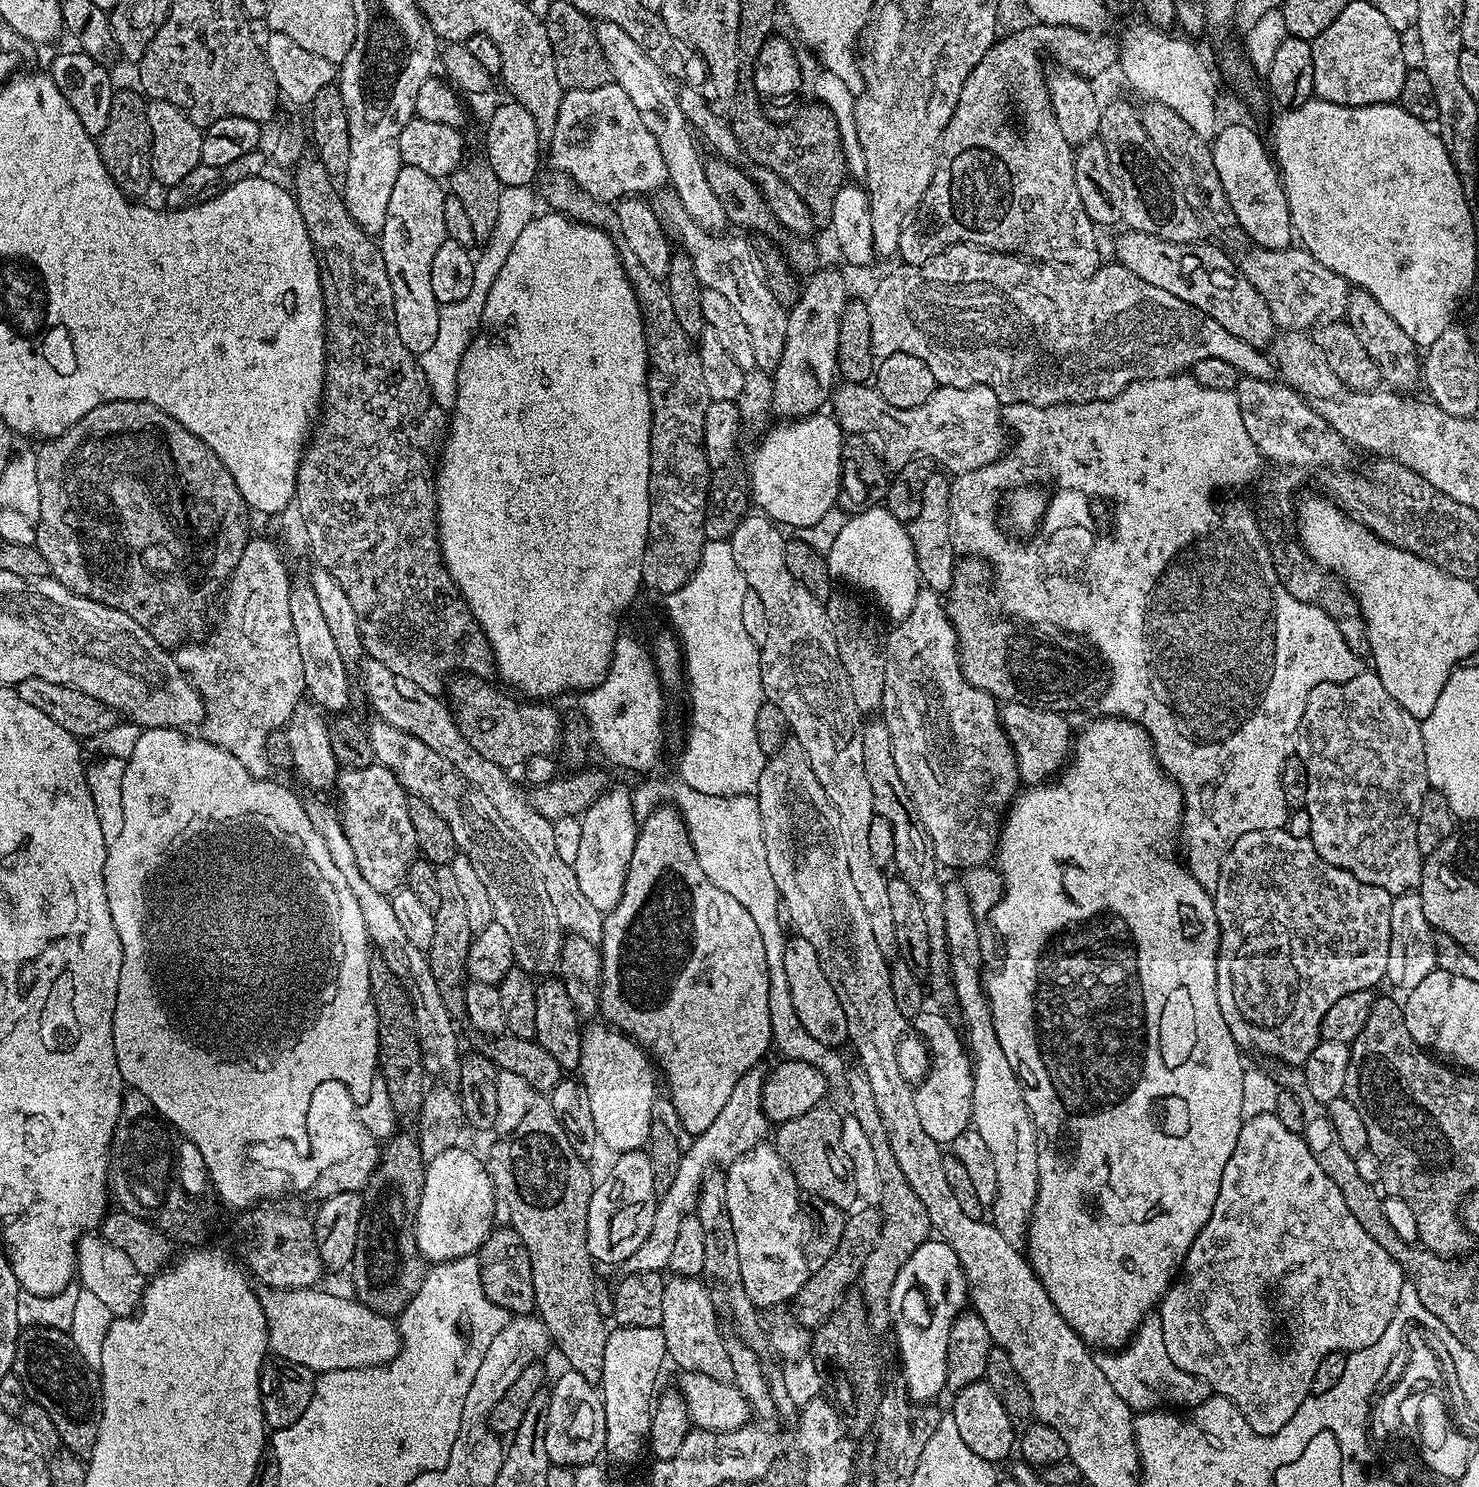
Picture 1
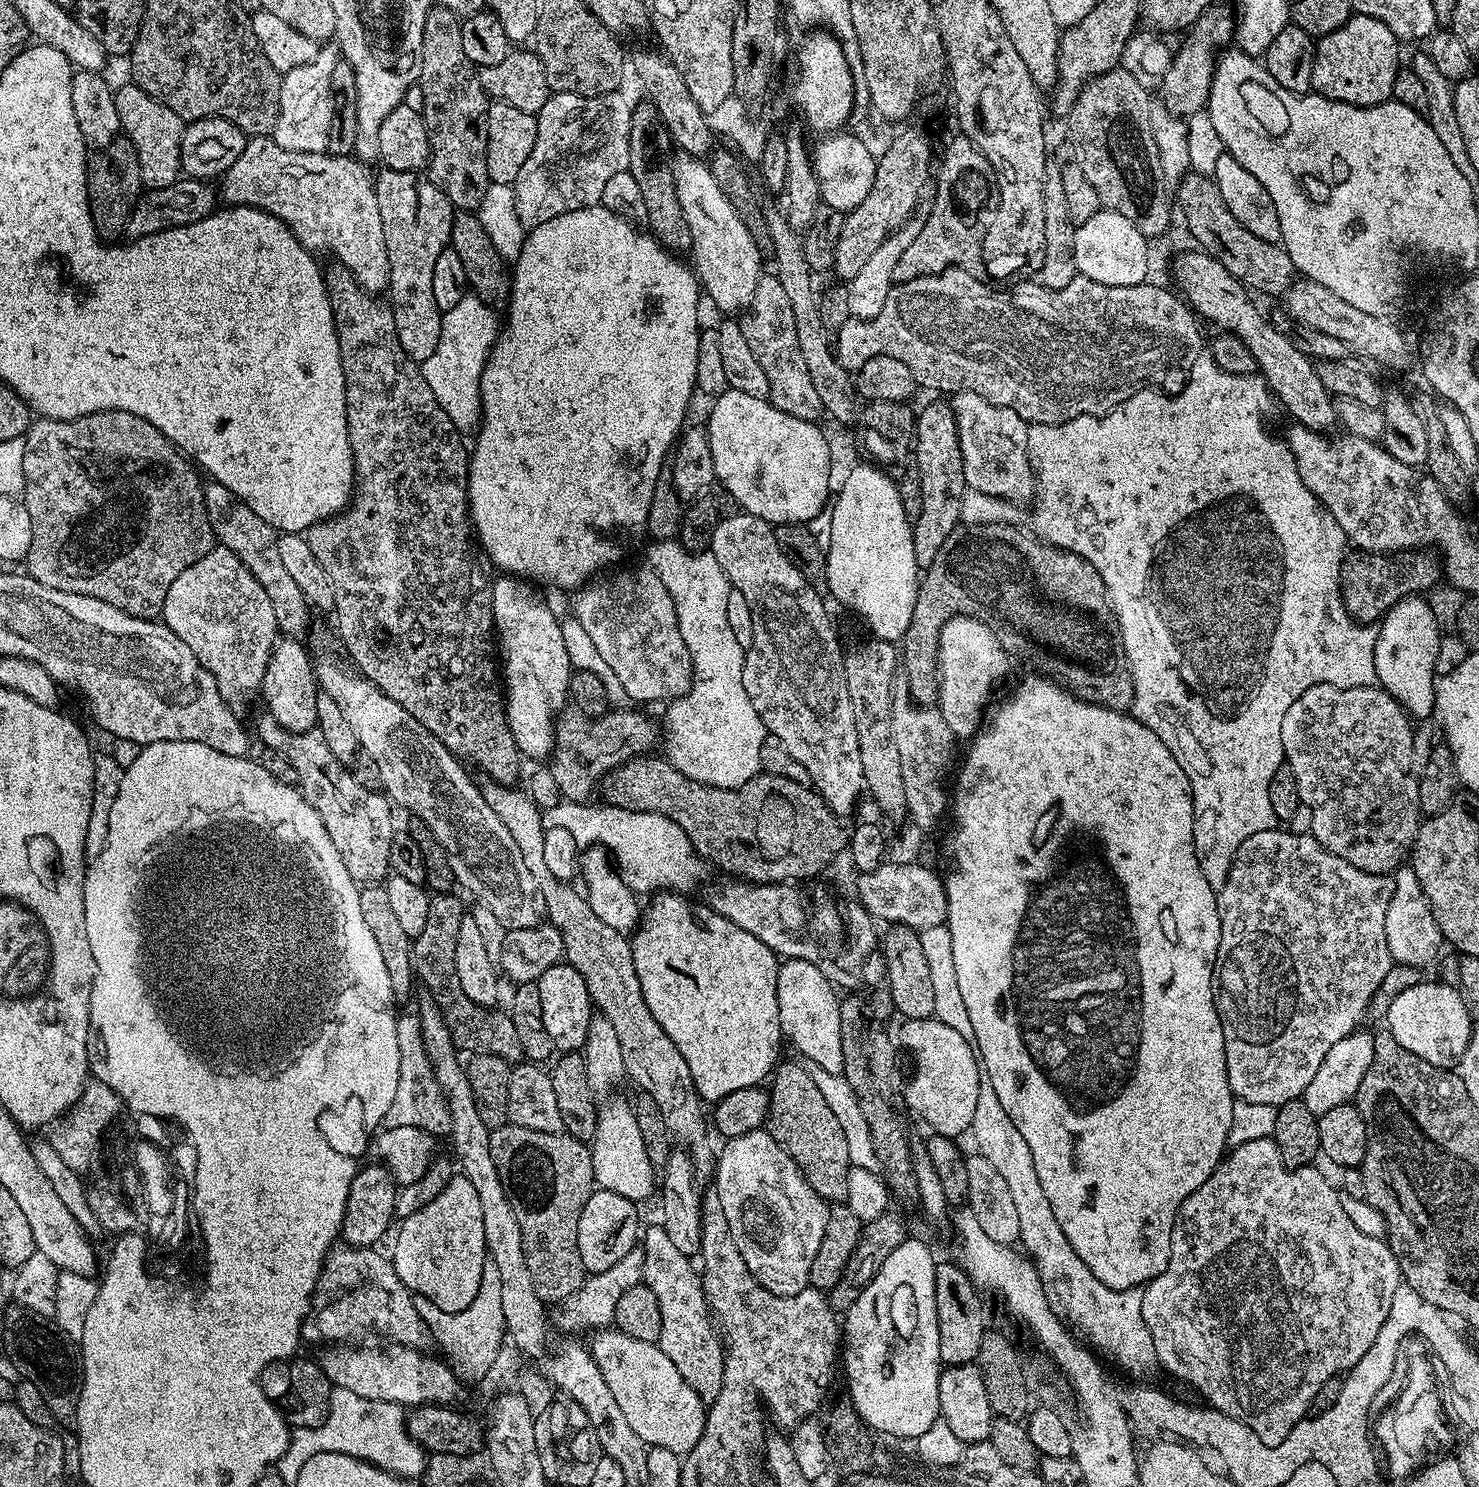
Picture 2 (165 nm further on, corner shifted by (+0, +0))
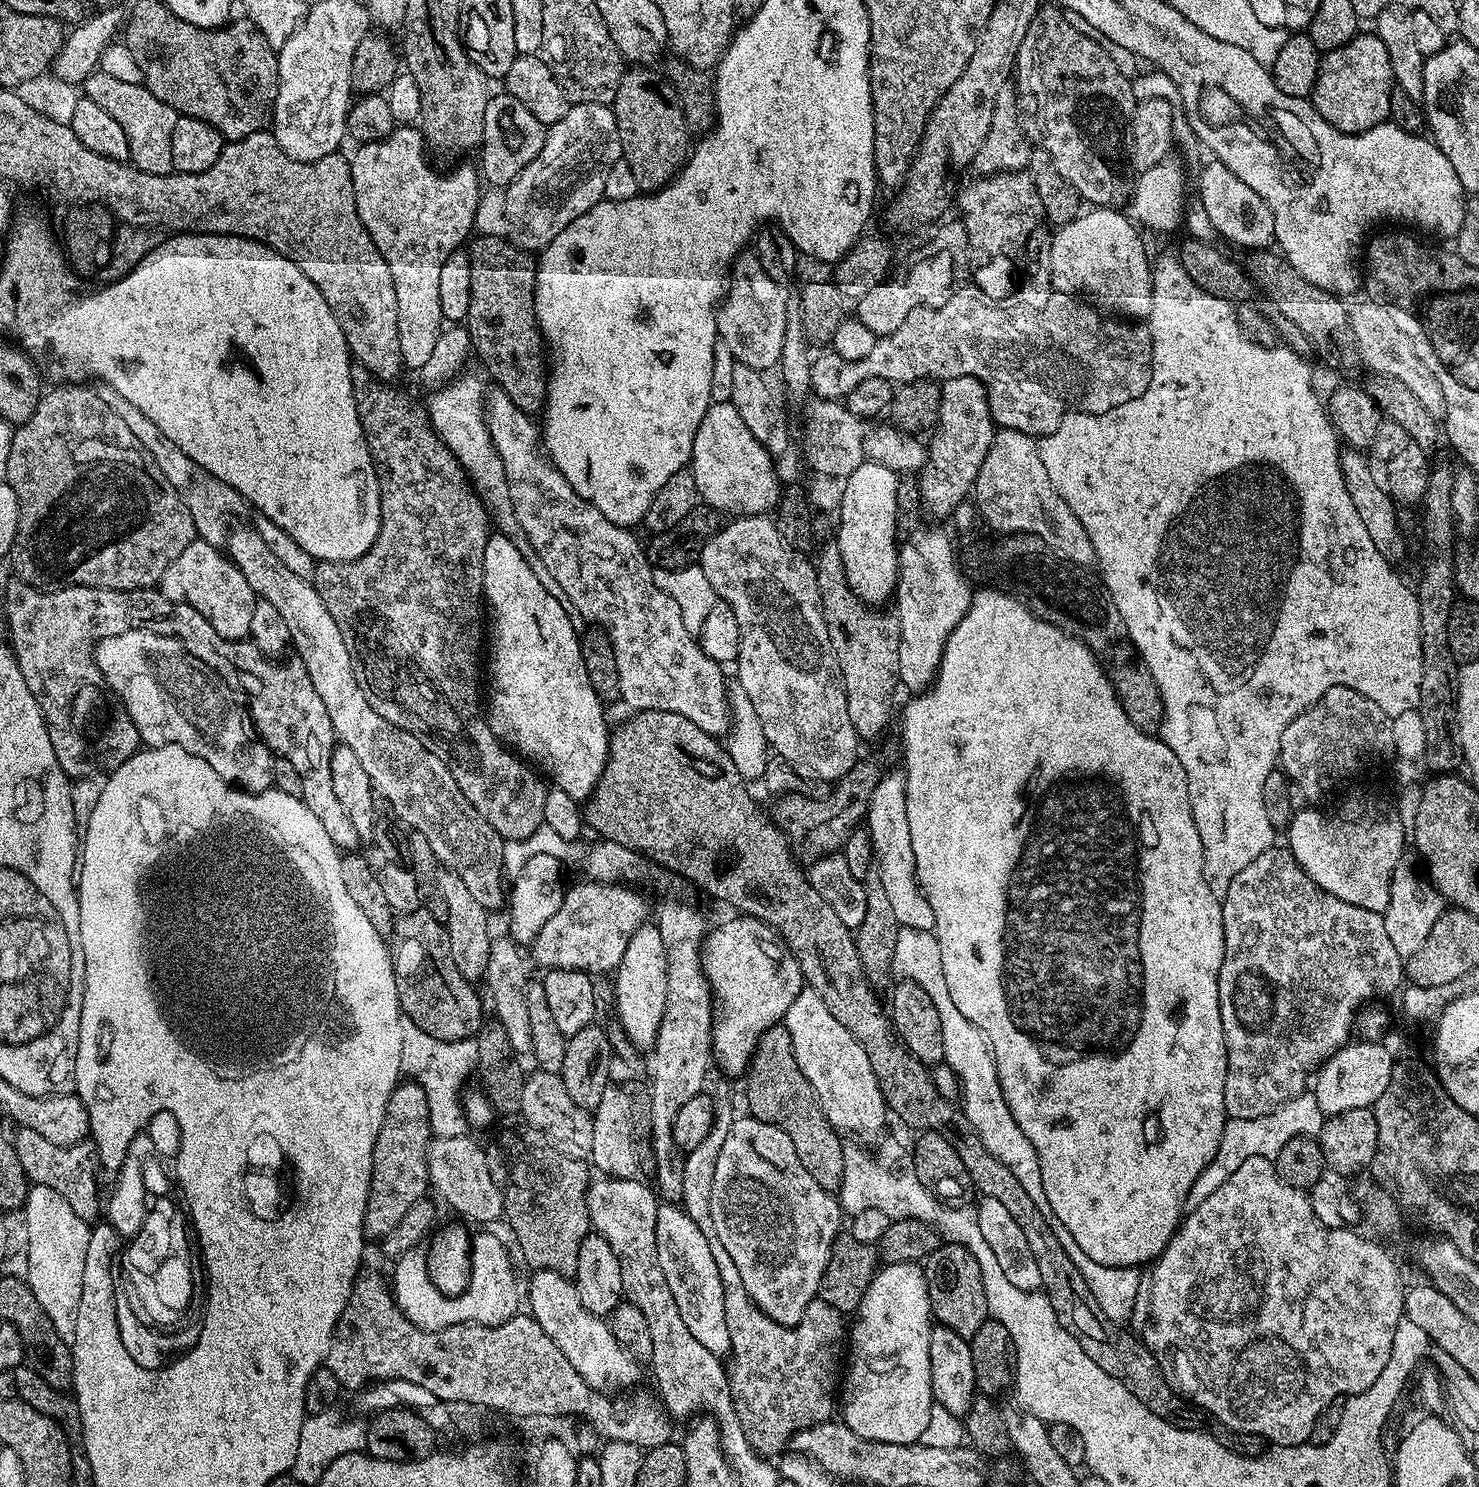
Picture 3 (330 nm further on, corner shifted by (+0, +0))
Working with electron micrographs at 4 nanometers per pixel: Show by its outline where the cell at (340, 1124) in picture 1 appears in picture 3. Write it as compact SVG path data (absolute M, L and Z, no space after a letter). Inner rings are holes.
M471 1135L435 1137L428 1147L428 1182L431 1191L437 1192L458 1215L480 1224L476 1226L492 1226L496 1219L504 1216L504 1199L494 1178L490 1178L487 1151L472 1139Z

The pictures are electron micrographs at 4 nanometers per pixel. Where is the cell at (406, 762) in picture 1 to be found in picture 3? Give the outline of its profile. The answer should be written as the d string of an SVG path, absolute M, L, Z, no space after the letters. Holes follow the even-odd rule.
M251 526L245 528L233 527L228 533L228 543L226 554L232 563L242 570L242 578L250 582L250 590L256 592L257 597L266 602L271 602L282 614L282 619L290 629L291 647L296 648L295 655L306 666L310 674L310 682L314 682L314 690L318 690L318 698L322 698L322 703L326 706L326 714L330 714L332 732L338 737L339 743L350 746L354 754L362 761L362 767L366 774L370 774L370 782L375 791L381 792L394 806L399 823L407 826L411 831L426 834L426 842L434 850L437 861L445 869L451 870L466 882L470 894L482 902L482 906L489 910L495 908L503 909L506 904L506 880L504 884L504 847L505 841L496 833L494 826L470 806L470 802L458 790L458 782L454 782L452 771L438 758L420 739L382 718L370 706L366 694L358 686L354 678L354 670L350 666L350 650L346 650L346 642L342 642L342 634L338 631L338 625L334 623L334 618L330 618L330 610L322 602L315 584L311 580L298 578L298 574L293 574L291 570L286 570L282 562L262 542L262 534L258 534Z

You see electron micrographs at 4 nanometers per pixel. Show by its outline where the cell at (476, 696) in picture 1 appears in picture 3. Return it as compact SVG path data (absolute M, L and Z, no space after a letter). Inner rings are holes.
M646 710L632 714L625 724L620 724L617 728L615 725L611 729L608 737L608 761L596 784L594 795L583 805L582 811L587 827L593 828L597 837L613 840L641 852L652 863L661 864L677 877L685 876L686 879L693 880L702 891L709 892L714 899L736 908L732 910L737 913L752 916L770 926L798 962L807 987L822 998L830 1014L863 1046L878 1078L878 1086L882 1090L889 1113L893 1117L896 1115L906 1127L916 1128L917 1133L942 1134L942 1138L946 1138L946 1142L950 1142L950 1146L958 1150L958 1158L962 1158L962 1166L966 1166L977 1193L980 1196L998 1198L998 1202L1002 1202L1002 1206L1006 1206L1006 1211L1014 1217L1014 1222L1018 1222L1026 1243L1030 1245L1030 1254L1034 1254L1034 1262L1038 1262L1038 1271L1042 1274L1041 1289L1048 1297L1050 1306L1054 1306L1058 1322L1078 1341L1082 1350L1086 1350L1086 1354L1090 1354L1090 1358L1094 1358L1094 1362L1098 1362L1098 1366L1102 1366L1102 1370L1106 1370L1110 1378L1118 1378L1118 1382L1122 1382L1122 1386L1126 1386L1126 1390L1130 1390L1130 1394L1134 1394L1134 1398L1138 1398L1140 1403L1158 1414L1158 1418L1186 1430L1209 1431L1213 1435L1227 1437L1228 1427L1220 1420L1213 1420L1204 1409L1197 1408L1191 1402L1180 1405L1182 1400L1177 1389L1170 1383L1169 1377L1165 1376L1155 1354L1139 1335L1106 1318L1102 1306L1098 1306L1098 1298L1094 1298L1090 1286L1086 1286L1082 1274L1074 1266L1074 1262L1070 1262L1066 1250L1062 1250L1062 1242L1054 1238L1054 1230L1050 1230L1048 1225L1049 1217L1044 1216L1038 1206L1034 1206L1030 1194L1022 1190L1022 1185L1018 1178L1014 1178L1010 1166L998 1162L998 1158L994 1158L994 1154L986 1150L982 1138L978 1138L974 1126L970 1126L968 1114L963 1107L957 1106L938 1092L933 1073L921 1060L914 1059L901 1044L891 1026L889 1015L885 1009L883 1012L874 994L875 989L864 974L853 931L837 917L834 909L814 889L805 869L796 865L797 857L790 847L788 837L756 805L748 788L749 781L738 774L734 758L730 758L727 747L717 737L694 726L694 722L690 722L690 718L682 718L682 714Z

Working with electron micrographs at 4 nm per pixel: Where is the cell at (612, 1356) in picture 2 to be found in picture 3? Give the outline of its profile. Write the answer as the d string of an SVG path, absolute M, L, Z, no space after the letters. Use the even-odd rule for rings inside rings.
M536 1270L531 1273L532 1281L526 1284L526 1304L530 1314L550 1334L554 1346L566 1354L570 1366L582 1374L591 1388L607 1393L609 1390L632 1390L640 1380L641 1361L635 1360L614 1338L611 1323L603 1316L596 1316L578 1298L575 1283L569 1277L551 1272Z

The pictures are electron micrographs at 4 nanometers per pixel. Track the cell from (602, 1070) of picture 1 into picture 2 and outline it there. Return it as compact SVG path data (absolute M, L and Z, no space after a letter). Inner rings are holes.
M613 1099L611 1102L613 1104L608 1104L599 1109L598 1115L596 1117L596 1133L594 1134L594 1138L590 1142L590 1147L592 1150L592 1165L594 1166L594 1178L596 1179L596 1184L601 1188L605 1188L606 1190L610 1190L614 1194L622 1194L622 1198L630 1198L631 1200L637 1202L643 1202L644 1199L647 1198L648 1195L655 1193L658 1188L658 1176L657 1173L653 1172L652 1167L650 1166L650 1158L646 1158L646 1142L642 1142L642 1134L638 1131L638 1118L632 1112L632 1105L629 1103L627 1099L625 1100L616 1100Z

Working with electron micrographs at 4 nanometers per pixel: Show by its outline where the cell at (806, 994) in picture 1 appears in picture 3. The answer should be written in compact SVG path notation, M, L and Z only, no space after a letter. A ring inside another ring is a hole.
M807 986L790 1002L790 1010L786 1010L782 1023L790 1034L798 1070L802 1070L806 1082L812 1084L830 1126L848 1138L879 1137L884 1128L884 1116L889 1115L888 1105L884 1103L878 1078L863 1046L830 1014L822 998Z

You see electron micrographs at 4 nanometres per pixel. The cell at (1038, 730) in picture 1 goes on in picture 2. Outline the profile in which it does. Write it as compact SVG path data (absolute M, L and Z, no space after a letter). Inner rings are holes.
M956 616L942 626L934 664L940 667L940 713L958 738L975 737L981 727L980 707L988 700L999 676L1008 672L1009 653L987 626L973 616Z

